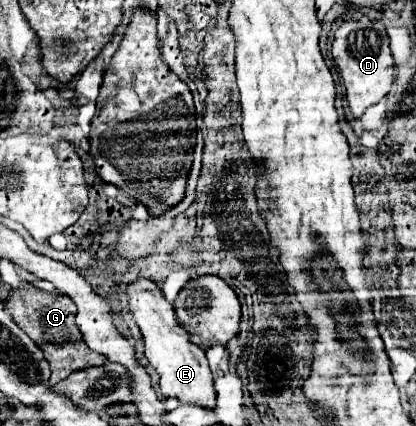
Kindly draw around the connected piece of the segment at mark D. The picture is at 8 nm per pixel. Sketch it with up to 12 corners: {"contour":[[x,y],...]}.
{"contour":[[344,21],[332,57],[354,117],[394,81],[380,21]]}

